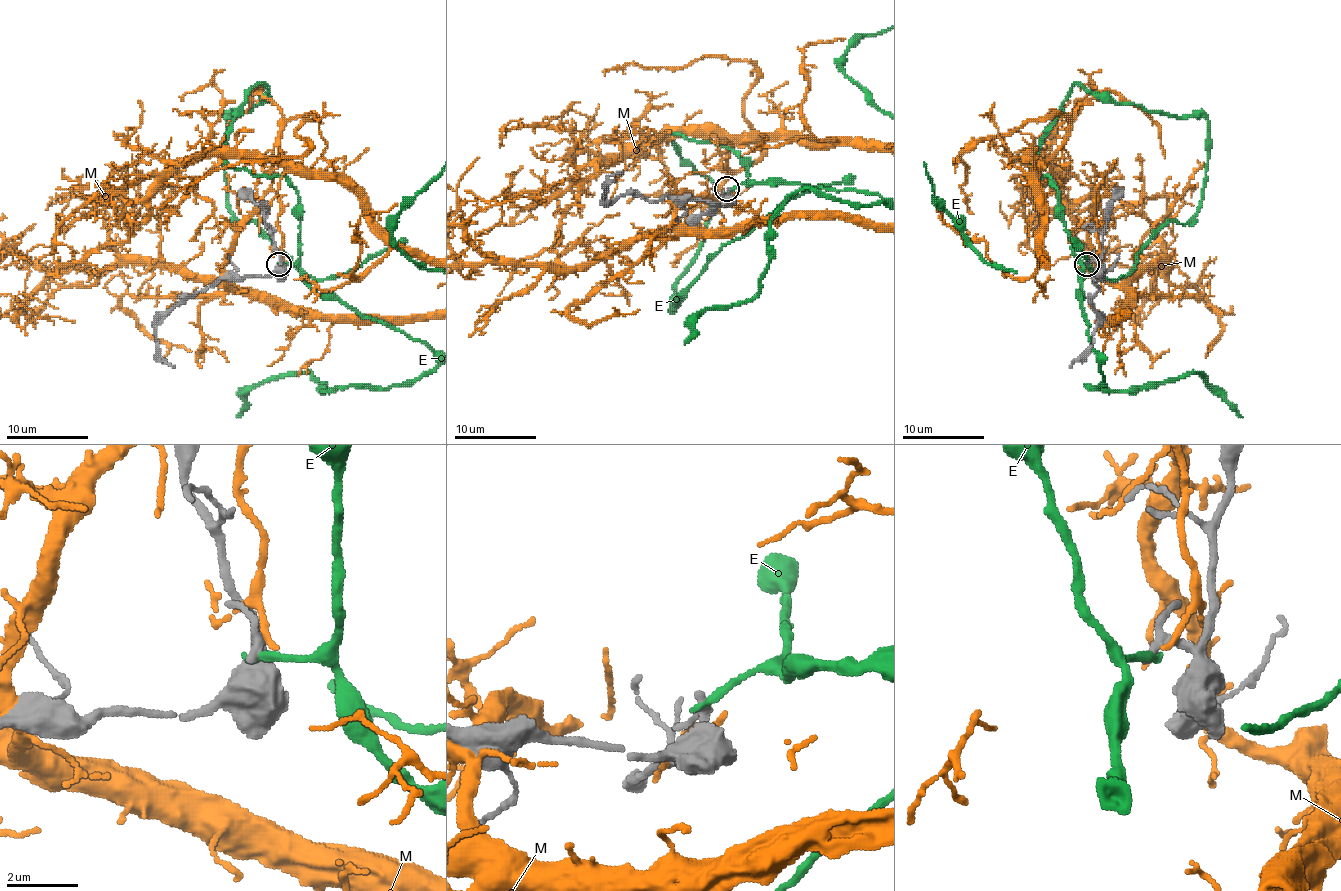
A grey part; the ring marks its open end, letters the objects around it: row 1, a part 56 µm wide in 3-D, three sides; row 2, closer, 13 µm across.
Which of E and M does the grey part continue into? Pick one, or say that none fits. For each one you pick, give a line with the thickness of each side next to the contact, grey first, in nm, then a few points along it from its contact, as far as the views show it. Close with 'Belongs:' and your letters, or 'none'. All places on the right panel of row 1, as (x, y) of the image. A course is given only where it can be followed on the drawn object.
Belongs: none

